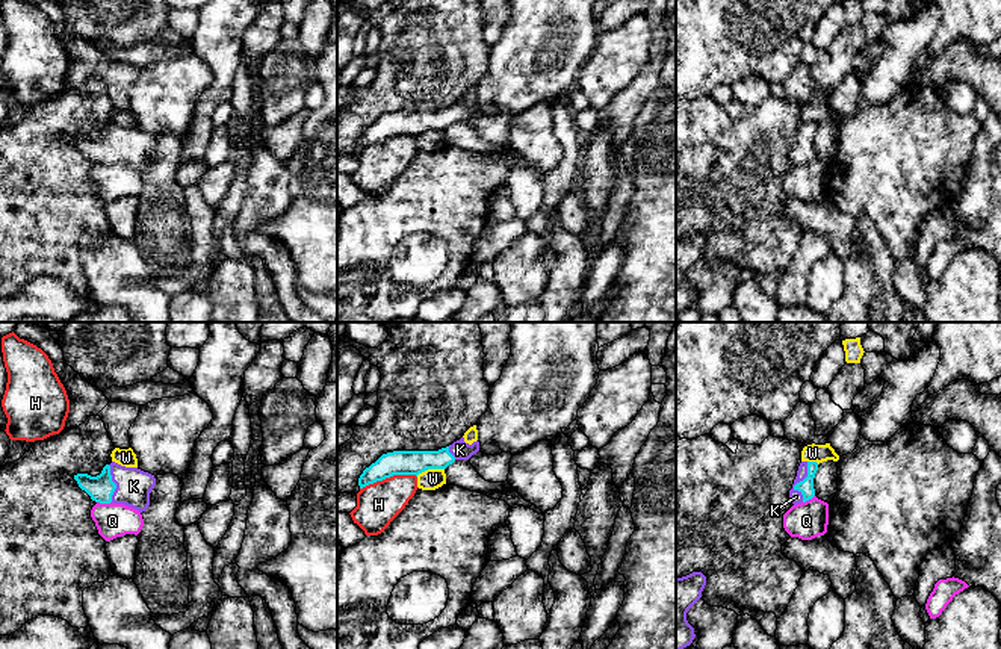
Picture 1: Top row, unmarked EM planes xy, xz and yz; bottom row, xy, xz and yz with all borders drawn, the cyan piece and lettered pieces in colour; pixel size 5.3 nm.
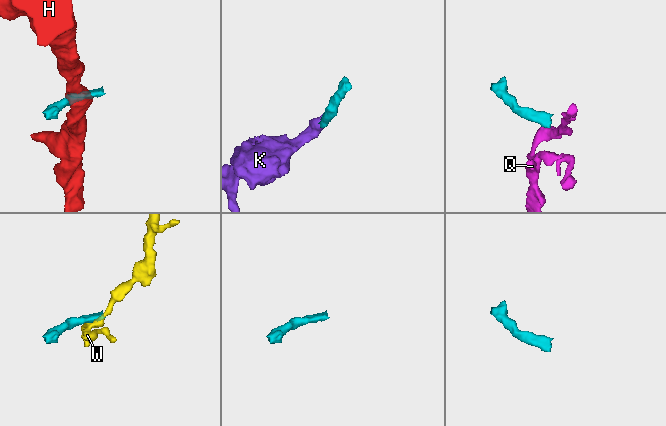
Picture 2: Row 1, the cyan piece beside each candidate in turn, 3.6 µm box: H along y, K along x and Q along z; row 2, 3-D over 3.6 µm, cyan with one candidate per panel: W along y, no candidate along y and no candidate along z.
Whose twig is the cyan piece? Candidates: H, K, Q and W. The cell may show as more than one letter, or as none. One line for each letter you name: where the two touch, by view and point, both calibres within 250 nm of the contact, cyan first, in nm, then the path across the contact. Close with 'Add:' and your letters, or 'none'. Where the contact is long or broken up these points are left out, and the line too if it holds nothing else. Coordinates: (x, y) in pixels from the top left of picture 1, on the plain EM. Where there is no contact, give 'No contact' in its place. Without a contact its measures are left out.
K: Touches cyan at yz (800, 142). Thickness 80 nm (cyan) against 70 nm. Path across: yz (806, 147), (800, 142), (794, 147), (796, 158)
Add: K

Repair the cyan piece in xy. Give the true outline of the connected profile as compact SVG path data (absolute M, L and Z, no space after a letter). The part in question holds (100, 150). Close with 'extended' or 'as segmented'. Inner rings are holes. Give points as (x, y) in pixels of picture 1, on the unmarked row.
M115 123L106 126L100 136L74 136L79 148L85 151L92 162L100 165L124 165L145 172L150 166L150 154L156 147L154 136L138 129L126 129Z; extended

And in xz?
M464 98L439 112L393 112L383 115L363 132L358 139L360 150L393 136L419 136L428 130L446 130L455 121L469 121L479 112L479 103L472 106Z; extended

